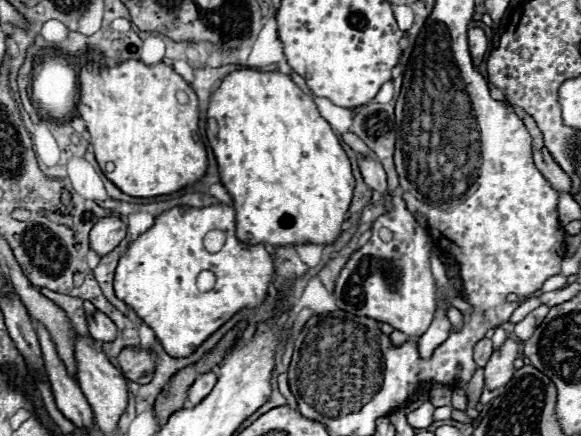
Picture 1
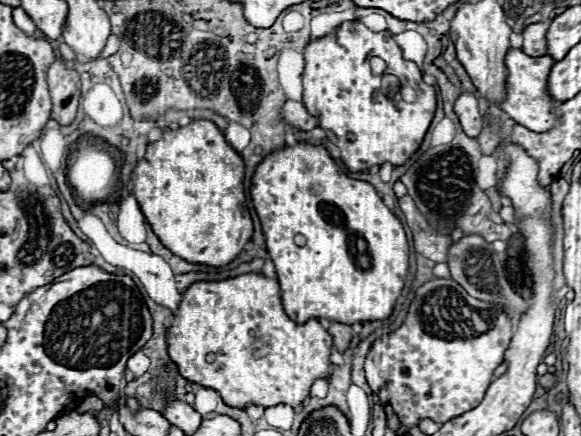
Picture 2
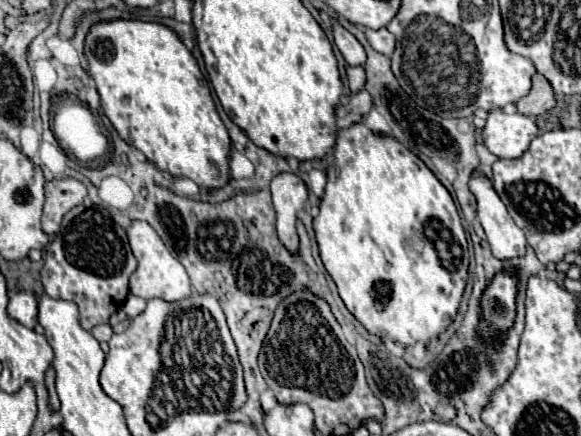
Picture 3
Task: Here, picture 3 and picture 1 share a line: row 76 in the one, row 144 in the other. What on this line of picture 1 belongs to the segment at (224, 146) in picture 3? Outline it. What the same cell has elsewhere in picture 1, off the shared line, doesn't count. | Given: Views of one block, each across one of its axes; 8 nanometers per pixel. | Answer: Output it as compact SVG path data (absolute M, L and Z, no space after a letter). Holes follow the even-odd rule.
M126 60L114 68L88 68L80 70L80 118L86 122L90 142L102 172L128 196L154 198L174 194L200 182L206 176L208 156L204 142L198 142L198 98L192 86L178 76L170 66L146 66L140 60Z

